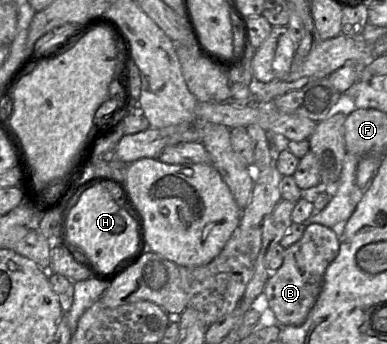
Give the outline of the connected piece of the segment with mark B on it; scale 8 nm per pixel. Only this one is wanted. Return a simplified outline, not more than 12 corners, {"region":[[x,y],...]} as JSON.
{"region":[[318,223],[285,249],[264,288],[281,326],[303,324],[337,257]]}

